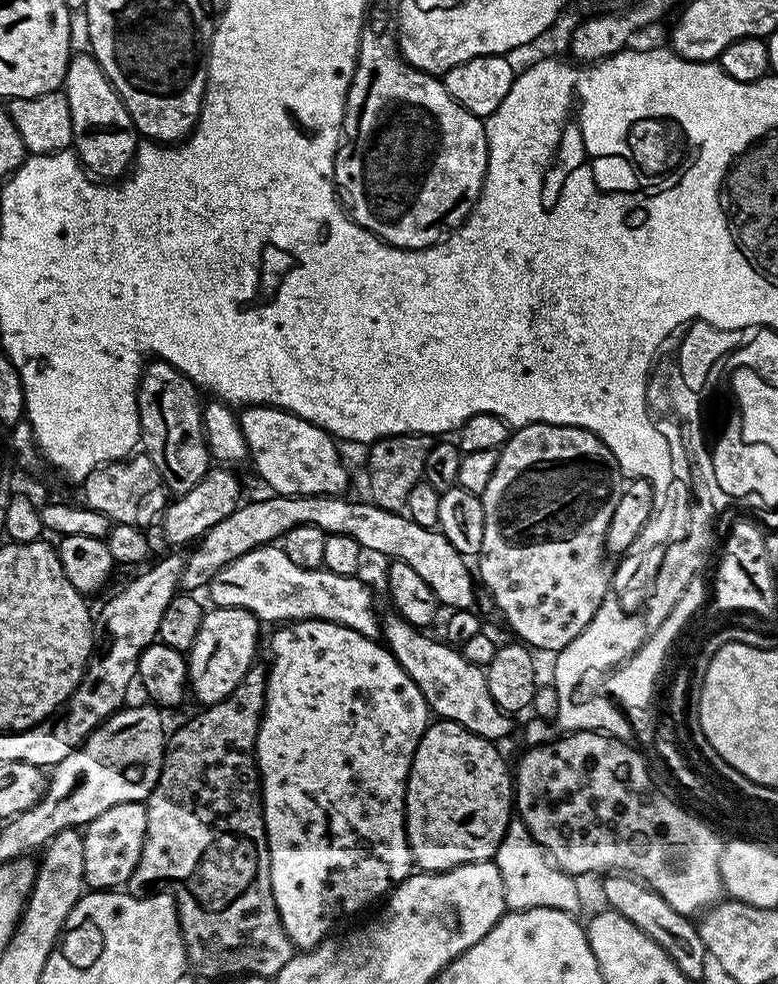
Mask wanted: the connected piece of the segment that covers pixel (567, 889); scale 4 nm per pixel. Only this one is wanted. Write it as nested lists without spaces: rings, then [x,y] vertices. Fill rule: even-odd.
[[[519,818],[508,821],[508,829],[498,846],[494,862],[502,874],[505,909],[521,912],[531,908],[549,908],[573,914],[579,913],[580,888],[577,877],[569,876],[548,857],[544,847],[530,834]]]

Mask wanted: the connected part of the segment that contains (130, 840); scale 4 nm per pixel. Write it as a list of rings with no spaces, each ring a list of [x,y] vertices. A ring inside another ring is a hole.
[[[138,801],[122,802],[104,810],[98,818],[94,818],[83,829],[83,865],[85,867],[84,882],[92,890],[120,890],[127,885],[130,874],[134,874],[134,866],[138,866],[138,858],[142,854],[142,842],[146,838],[146,807]]]

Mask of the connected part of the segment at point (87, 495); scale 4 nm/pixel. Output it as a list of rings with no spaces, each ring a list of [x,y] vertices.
[[[143,450],[125,459],[112,460],[100,468],[90,470],[90,474],[82,482],[82,488],[83,503],[106,514],[106,518],[110,518],[113,525],[125,524],[148,530],[151,524],[159,525],[163,521],[164,512],[170,503],[170,493],[164,485],[162,474],[158,474],[158,466],[154,466],[148,453]]]

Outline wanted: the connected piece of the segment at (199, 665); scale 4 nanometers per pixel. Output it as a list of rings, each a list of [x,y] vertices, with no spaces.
[[[209,607],[202,618],[202,627],[198,630],[198,638],[194,638],[194,646],[186,654],[188,661],[188,687],[191,695],[201,700],[201,705],[207,706],[222,702],[242,682],[246,670],[250,670],[257,659],[256,647],[260,644],[261,621],[256,619],[250,610],[241,608]]]

